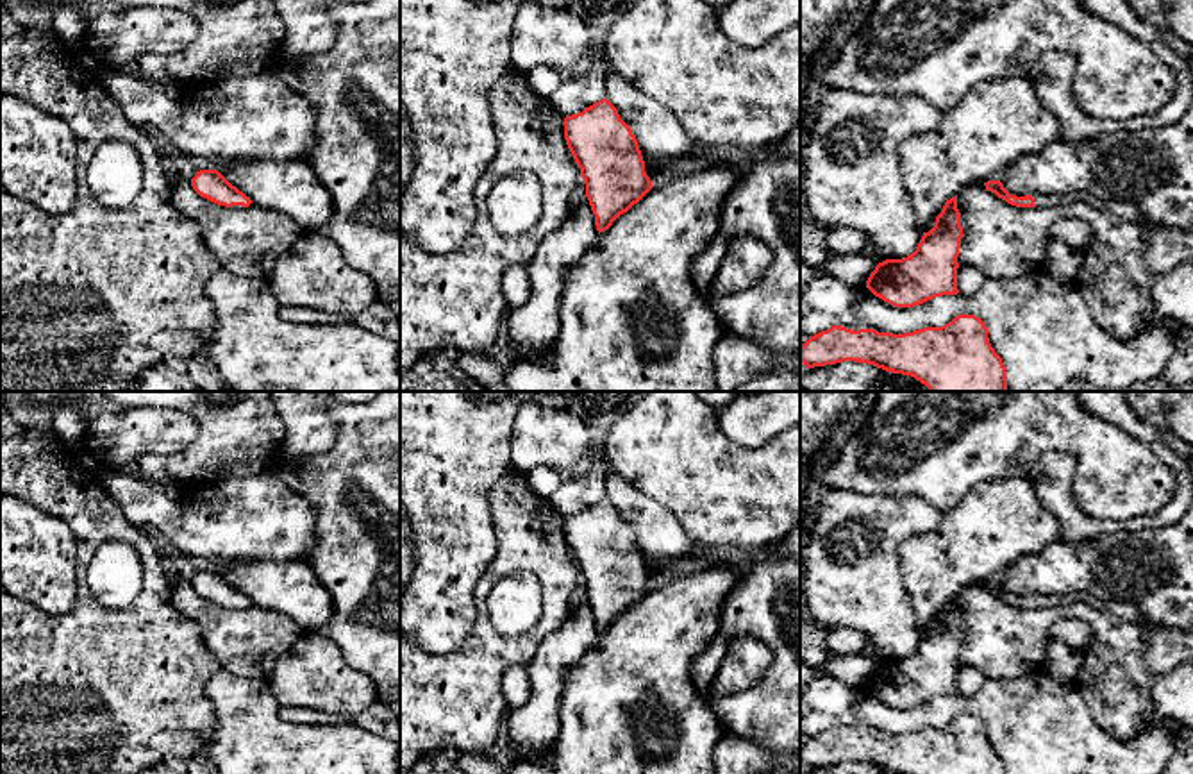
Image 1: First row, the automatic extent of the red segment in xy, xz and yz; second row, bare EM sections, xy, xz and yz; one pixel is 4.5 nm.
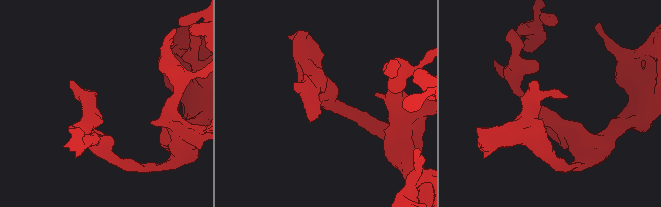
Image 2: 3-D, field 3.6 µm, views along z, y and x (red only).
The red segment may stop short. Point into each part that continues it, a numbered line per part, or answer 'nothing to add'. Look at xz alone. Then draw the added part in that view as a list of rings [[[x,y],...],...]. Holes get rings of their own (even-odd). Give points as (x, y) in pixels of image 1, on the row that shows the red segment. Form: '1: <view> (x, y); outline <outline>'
nothing to add

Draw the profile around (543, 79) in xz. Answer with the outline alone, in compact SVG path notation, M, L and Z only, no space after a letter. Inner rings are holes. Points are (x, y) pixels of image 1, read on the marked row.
M536 66L523 73L529 86L539 95L548 98L563 82L559 70L552 66Z

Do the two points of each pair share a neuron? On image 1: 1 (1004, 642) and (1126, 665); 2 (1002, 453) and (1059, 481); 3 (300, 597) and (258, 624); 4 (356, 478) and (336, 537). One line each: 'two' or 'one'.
1: one
2: two
3: two
4: one

